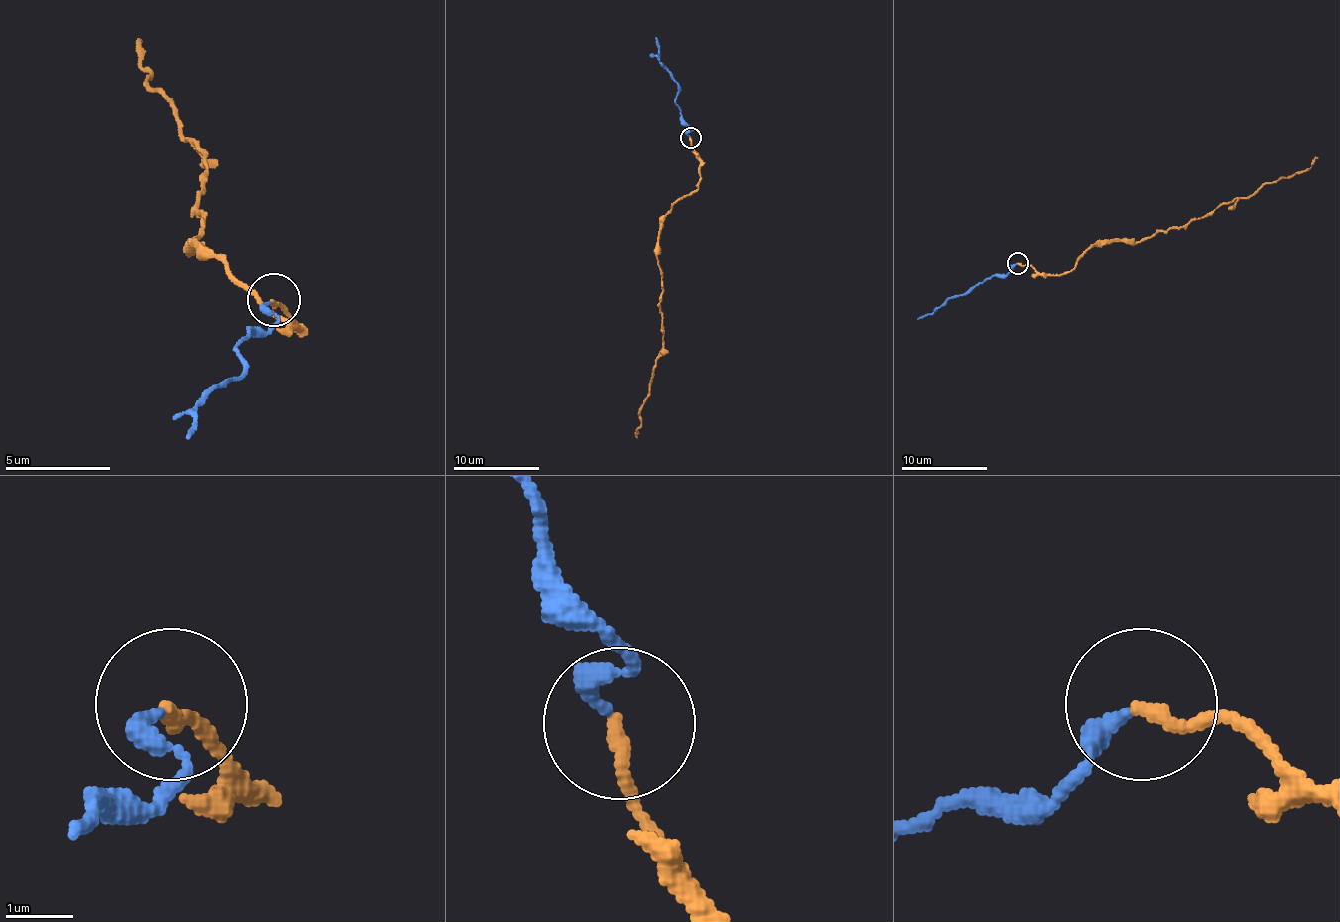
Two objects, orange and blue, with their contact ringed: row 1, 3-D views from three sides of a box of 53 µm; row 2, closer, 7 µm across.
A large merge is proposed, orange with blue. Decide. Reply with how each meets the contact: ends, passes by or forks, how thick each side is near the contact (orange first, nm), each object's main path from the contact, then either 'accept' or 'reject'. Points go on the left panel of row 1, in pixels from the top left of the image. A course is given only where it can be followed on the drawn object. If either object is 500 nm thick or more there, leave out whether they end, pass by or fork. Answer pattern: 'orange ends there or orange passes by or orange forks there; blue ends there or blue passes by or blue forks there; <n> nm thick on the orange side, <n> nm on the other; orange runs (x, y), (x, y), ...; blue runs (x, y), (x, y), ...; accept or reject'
orange ends there; blue ends there; 200 nm thick on the orange side, 300 nm on the other; orange runs (274, 301), (296, 328), (190, 248), (206, 153), (147, 84), (137, 36); blue runs (269, 301), (269, 328), (253, 328), (237, 343), (243, 370), (222, 381), (195, 407), (184, 439); accept

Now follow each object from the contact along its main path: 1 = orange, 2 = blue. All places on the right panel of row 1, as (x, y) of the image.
1: (1017, 263), (1064, 274), (1107, 242), (1142, 242), (1204, 218), (1264, 184), (1303, 173), (1316, 156)
2: (1017, 263), (1006, 274), (950, 296), (918, 319)

